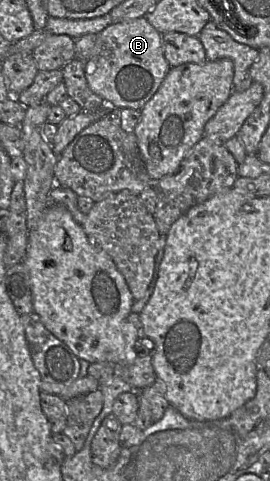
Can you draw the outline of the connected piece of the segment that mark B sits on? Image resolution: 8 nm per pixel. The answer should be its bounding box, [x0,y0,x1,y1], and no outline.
[84,18,171,110]

